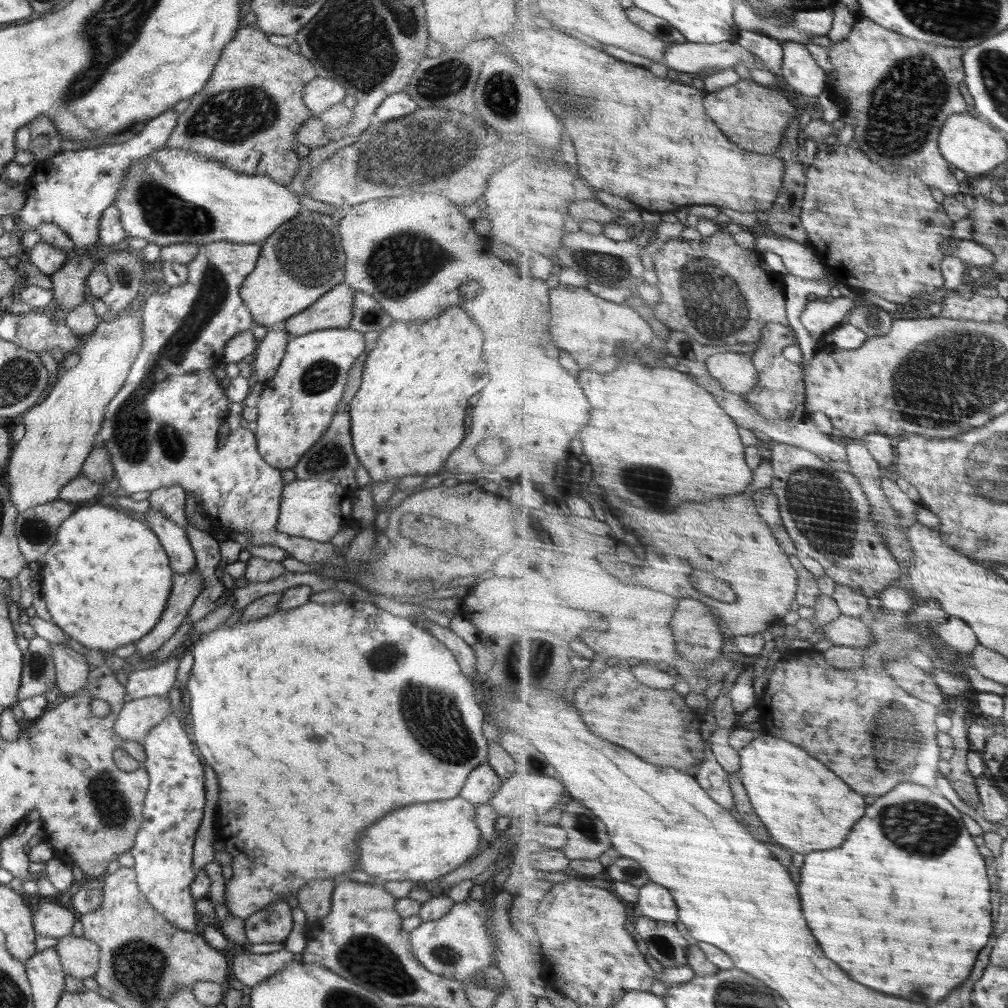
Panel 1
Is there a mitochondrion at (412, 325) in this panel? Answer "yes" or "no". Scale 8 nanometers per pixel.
no

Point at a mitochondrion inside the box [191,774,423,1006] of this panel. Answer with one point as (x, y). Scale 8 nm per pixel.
(363, 957)

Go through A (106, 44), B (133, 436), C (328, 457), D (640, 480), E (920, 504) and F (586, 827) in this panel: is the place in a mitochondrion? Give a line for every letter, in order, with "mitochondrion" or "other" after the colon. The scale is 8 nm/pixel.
A: mitochondrion
B: mitochondrion
C: mitochondrion
D: mitochondrion
E: other
F: mitochondrion

